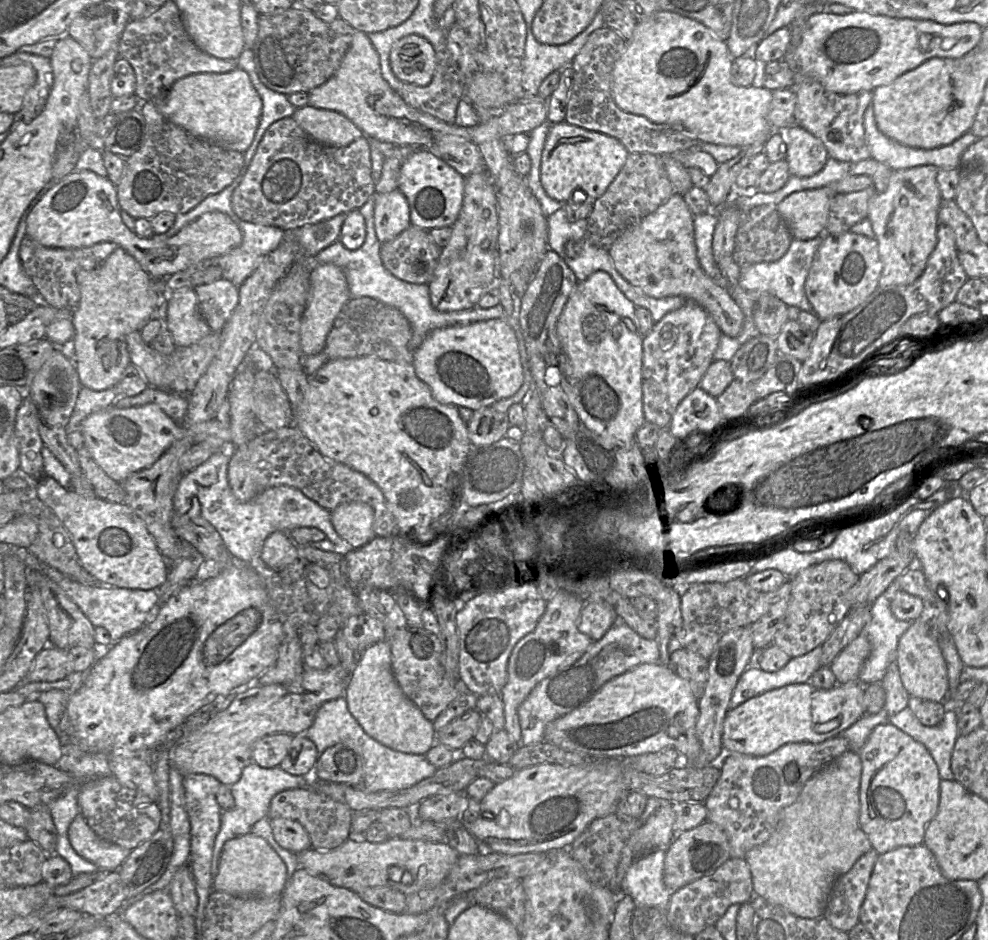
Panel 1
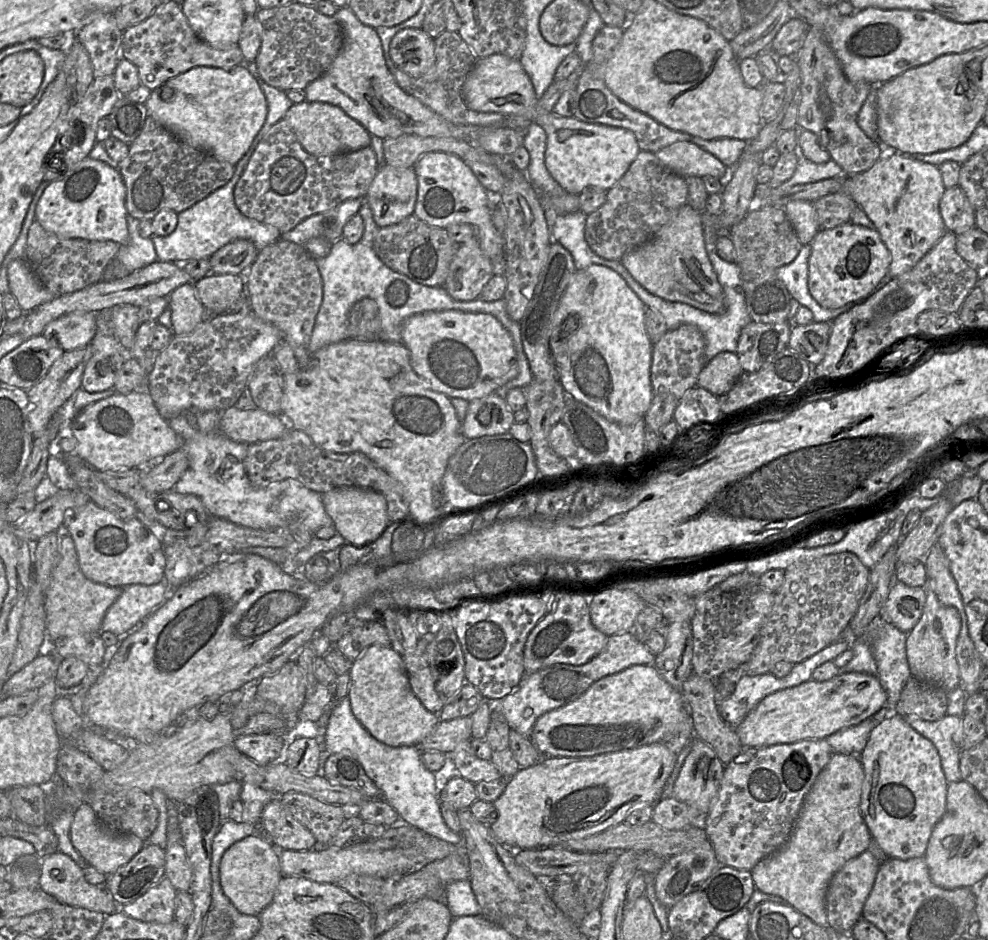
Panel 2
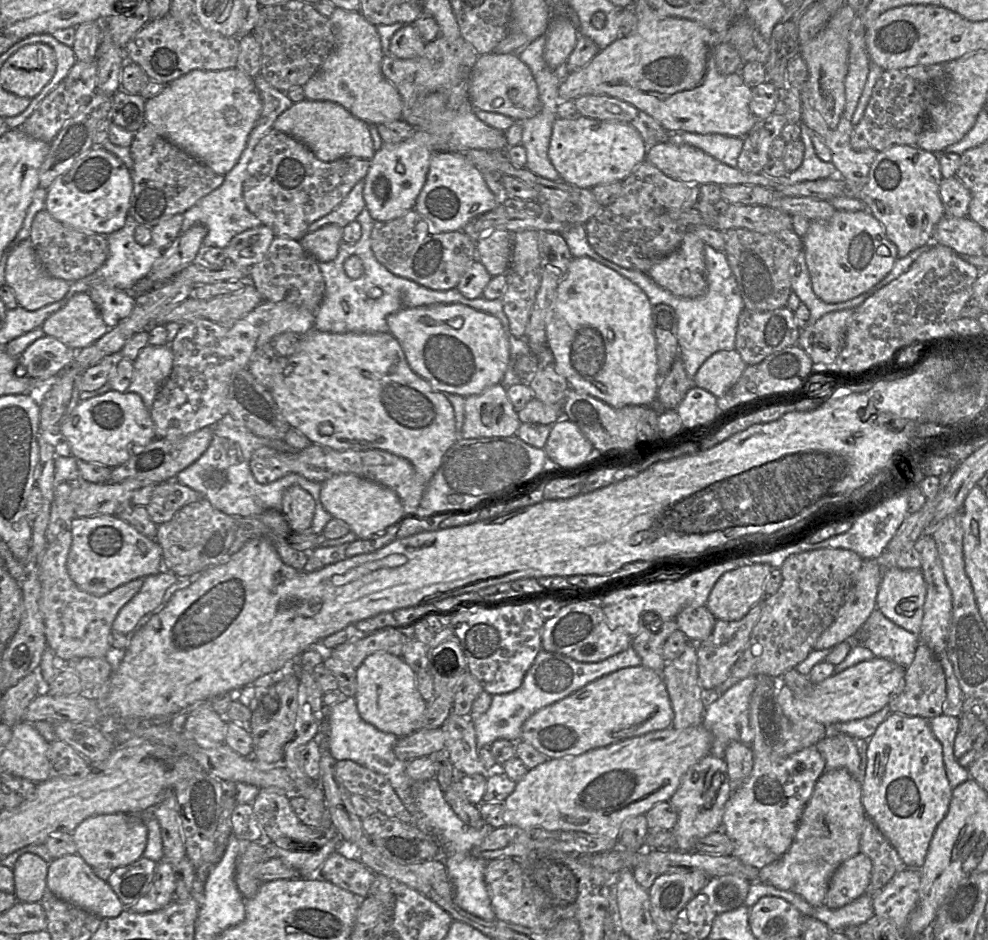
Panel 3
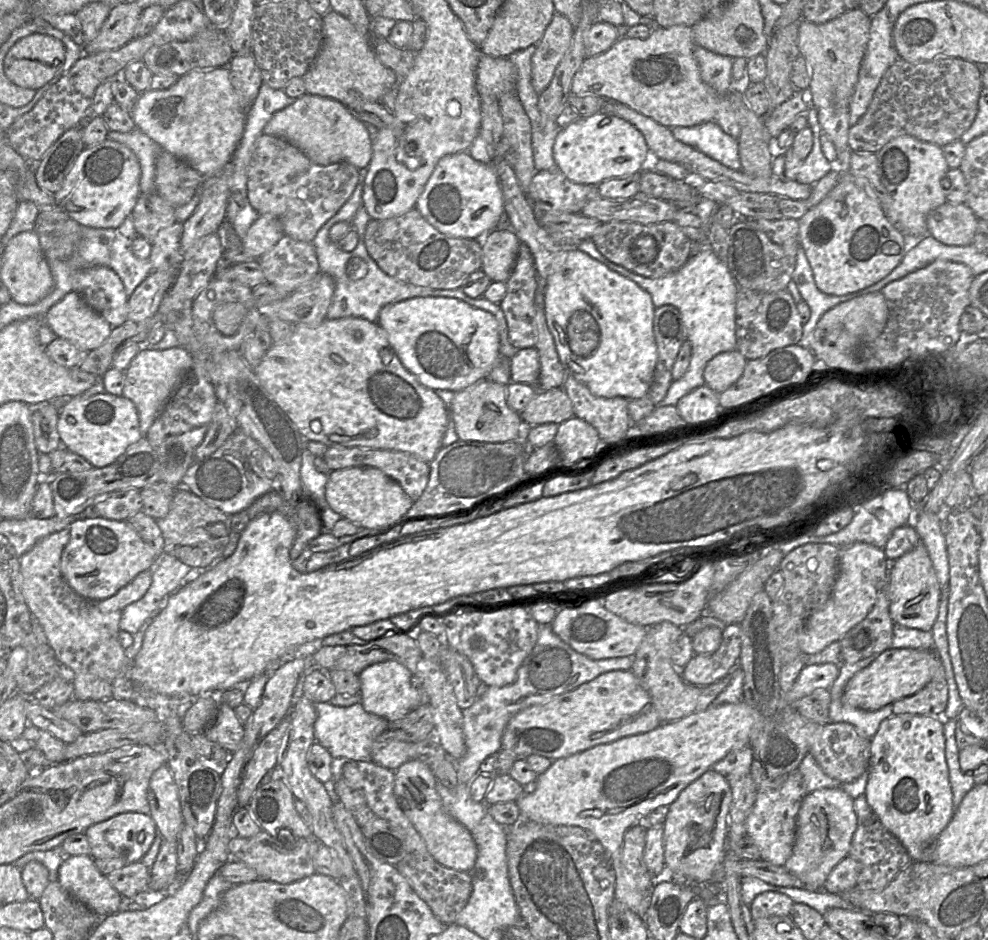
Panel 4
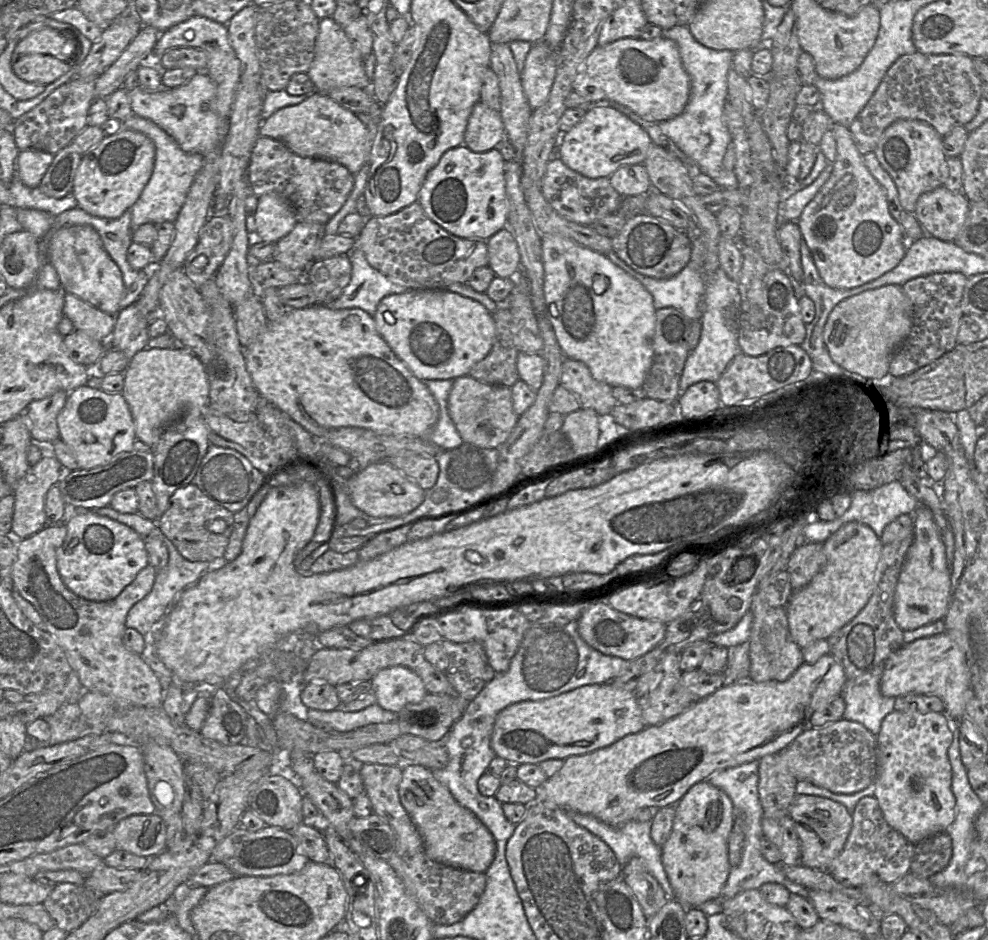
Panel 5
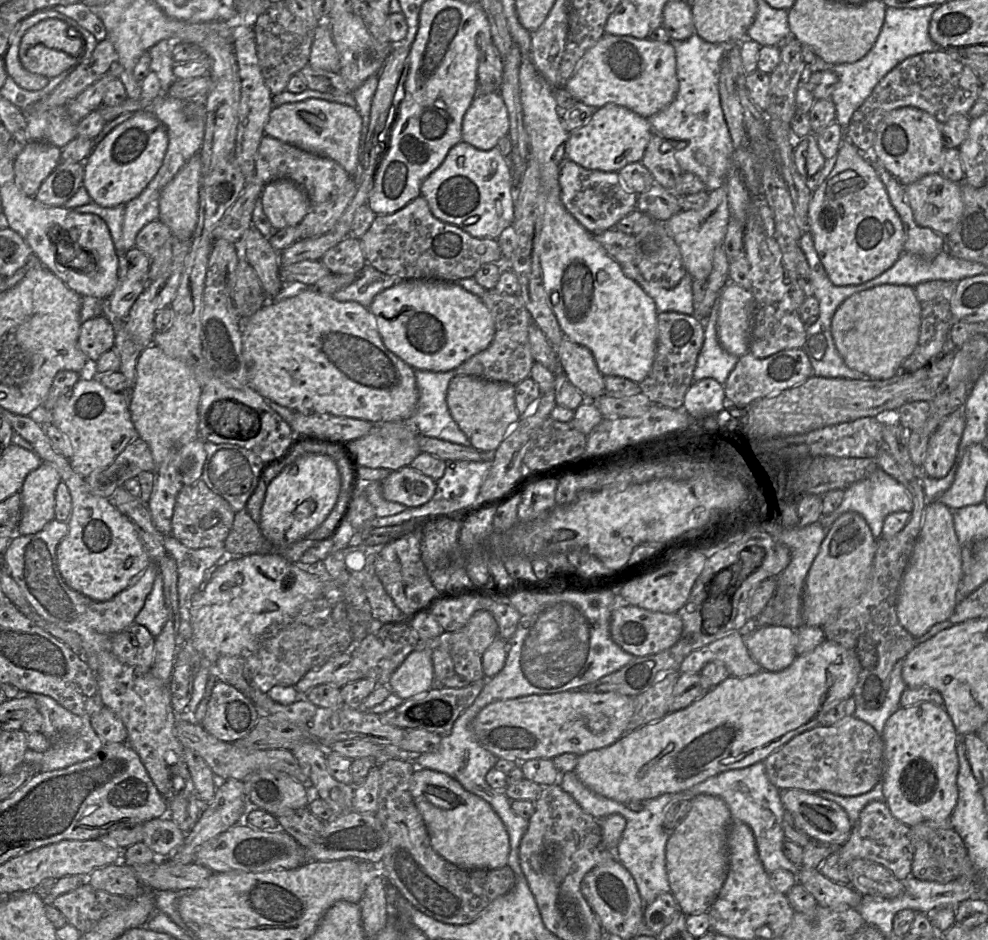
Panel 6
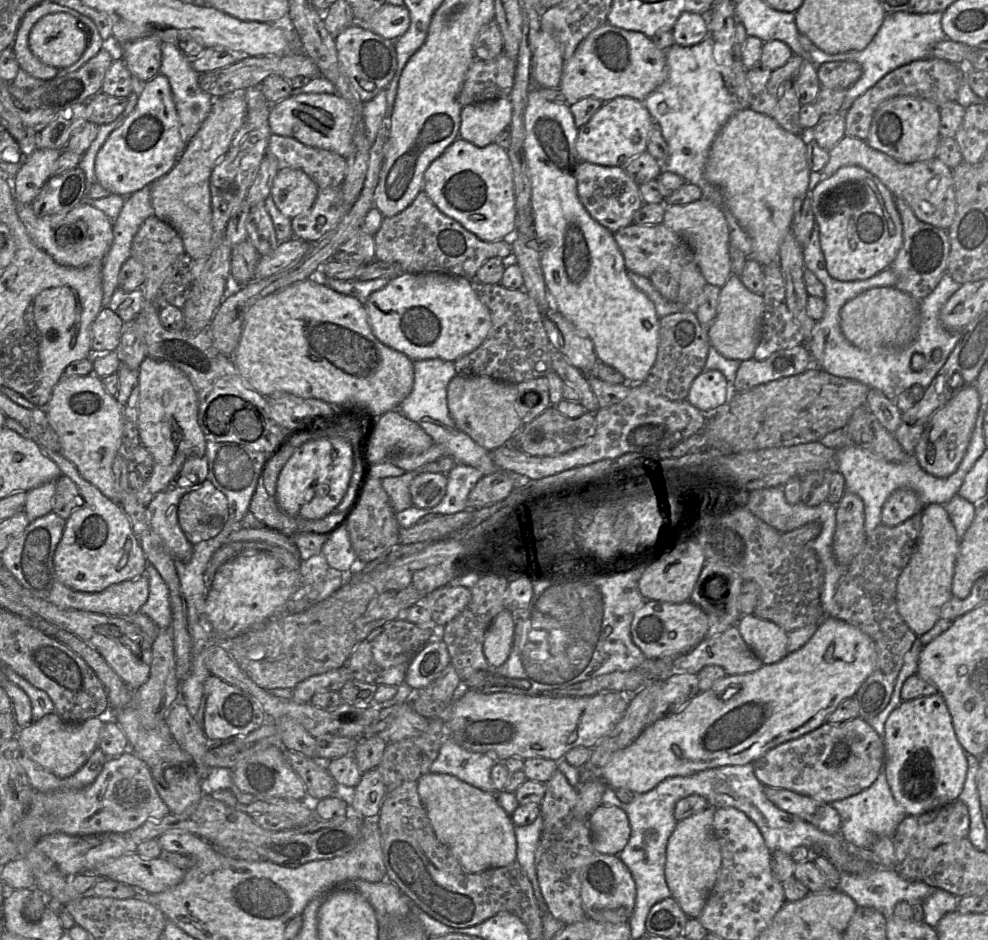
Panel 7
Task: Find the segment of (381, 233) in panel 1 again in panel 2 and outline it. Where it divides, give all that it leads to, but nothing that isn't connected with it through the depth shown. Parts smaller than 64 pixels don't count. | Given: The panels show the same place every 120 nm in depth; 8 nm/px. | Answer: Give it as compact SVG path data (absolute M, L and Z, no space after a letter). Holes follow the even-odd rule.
M386 163L379 166L365 196L376 225L379 228L394 225L411 216L417 188L413 167L396 168Z

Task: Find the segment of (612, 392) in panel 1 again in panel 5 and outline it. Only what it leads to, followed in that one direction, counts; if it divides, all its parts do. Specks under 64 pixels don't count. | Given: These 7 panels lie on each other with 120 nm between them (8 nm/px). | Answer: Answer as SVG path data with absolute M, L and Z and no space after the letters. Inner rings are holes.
M546 234L541 235L541 243L544 266L545 316L550 321L554 329L558 344L564 354L564 357L583 362L589 368L592 376L597 381L606 383L611 387L623 386L632 389L641 388L652 365L654 354L656 309L654 308L652 295L638 280L611 262L607 256L584 247L571 239L562 237L560 235ZM552 303L556 305L558 312L557 315L553 314L550 309Z

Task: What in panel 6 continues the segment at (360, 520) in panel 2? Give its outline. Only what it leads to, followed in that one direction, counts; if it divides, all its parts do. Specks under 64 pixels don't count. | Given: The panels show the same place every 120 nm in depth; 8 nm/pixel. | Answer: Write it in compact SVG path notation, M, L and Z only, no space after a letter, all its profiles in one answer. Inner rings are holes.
M407 466L391 472L381 482L381 494L386 501L415 508L429 502L436 487L436 481Z

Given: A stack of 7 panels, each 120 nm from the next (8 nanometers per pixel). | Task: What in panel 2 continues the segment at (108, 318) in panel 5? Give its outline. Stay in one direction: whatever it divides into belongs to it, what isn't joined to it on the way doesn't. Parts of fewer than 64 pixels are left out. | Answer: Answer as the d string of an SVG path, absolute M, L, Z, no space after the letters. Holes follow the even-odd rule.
M76 311L51 321L42 335L56 340L64 351L87 347L96 333L96 313Z

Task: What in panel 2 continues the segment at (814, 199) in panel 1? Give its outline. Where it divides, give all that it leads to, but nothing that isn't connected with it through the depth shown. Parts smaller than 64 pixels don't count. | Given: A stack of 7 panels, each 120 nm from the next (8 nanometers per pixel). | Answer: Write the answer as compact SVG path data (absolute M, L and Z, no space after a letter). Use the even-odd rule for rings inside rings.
M793 200L788 202L783 209L800 243L810 244L821 229L813 202Z

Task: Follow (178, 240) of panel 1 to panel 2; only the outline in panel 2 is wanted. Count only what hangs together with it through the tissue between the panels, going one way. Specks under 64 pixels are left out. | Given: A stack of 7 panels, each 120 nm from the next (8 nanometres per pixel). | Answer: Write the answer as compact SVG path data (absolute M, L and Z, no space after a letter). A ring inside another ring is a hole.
M88 156L62 179L48 184L37 203L35 220L60 238L111 240L122 246L129 240L125 200L126 187L119 171Z

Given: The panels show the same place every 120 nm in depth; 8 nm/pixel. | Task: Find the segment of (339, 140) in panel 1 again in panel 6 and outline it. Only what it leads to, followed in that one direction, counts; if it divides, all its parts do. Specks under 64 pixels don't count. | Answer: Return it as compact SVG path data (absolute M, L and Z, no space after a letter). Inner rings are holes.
M307 99L273 107L264 133L306 152L336 161L359 185L361 129L362 118L356 108L323 99Z

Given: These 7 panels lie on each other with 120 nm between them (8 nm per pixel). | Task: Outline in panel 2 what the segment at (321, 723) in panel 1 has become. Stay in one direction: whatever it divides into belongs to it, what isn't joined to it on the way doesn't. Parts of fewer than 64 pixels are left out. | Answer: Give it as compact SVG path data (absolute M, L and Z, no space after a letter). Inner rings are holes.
M348 695L331 713L323 738L323 747L326 755L351 753L381 791L382 798L397 811L400 822L445 842L462 844L461 834L453 832L443 820L438 798L440 778L422 763L421 749L418 746L391 747L375 739L354 716Z

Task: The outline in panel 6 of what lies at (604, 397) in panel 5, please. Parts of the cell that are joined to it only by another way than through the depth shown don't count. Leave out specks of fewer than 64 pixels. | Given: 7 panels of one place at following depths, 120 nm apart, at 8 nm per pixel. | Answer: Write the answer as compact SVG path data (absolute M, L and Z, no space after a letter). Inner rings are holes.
M563 337L558 346L558 358L565 378L586 399L595 400L605 394L604 376L587 347Z

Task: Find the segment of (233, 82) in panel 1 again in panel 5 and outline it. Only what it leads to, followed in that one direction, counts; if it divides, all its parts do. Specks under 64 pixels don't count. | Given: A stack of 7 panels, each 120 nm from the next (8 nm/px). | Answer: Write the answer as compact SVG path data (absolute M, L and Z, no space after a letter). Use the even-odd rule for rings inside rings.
M198 72L188 83L173 89L161 88L149 92L138 86L128 92L134 115L154 122L170 135L184 152L198 153L203 157L219 147L216 94L216 84L205 72Z

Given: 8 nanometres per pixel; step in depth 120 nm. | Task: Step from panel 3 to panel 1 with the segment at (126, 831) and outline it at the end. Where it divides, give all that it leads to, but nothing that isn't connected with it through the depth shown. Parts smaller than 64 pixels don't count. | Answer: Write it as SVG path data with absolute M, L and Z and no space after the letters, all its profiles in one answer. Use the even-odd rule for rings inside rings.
M81 813L71 823L68 838L74 851L95 864L99 871L118 871L131 852L98 837Z

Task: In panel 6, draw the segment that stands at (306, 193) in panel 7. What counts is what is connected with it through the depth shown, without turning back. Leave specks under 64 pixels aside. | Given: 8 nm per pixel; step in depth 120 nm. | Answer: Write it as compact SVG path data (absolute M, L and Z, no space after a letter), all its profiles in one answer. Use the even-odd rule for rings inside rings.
M278 179L266 184L260 200L275 230L298 225L312 207L304 189L289 179Z

